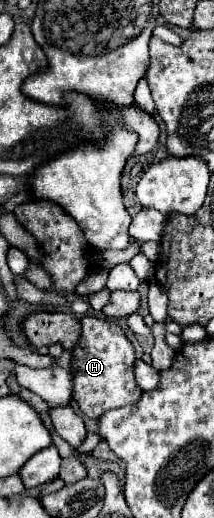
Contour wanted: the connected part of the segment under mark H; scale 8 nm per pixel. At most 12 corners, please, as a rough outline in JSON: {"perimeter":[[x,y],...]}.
{"perimeter":[[99,317],[81,319],[73,399],[99,419],[137,403],[135,347]]}

